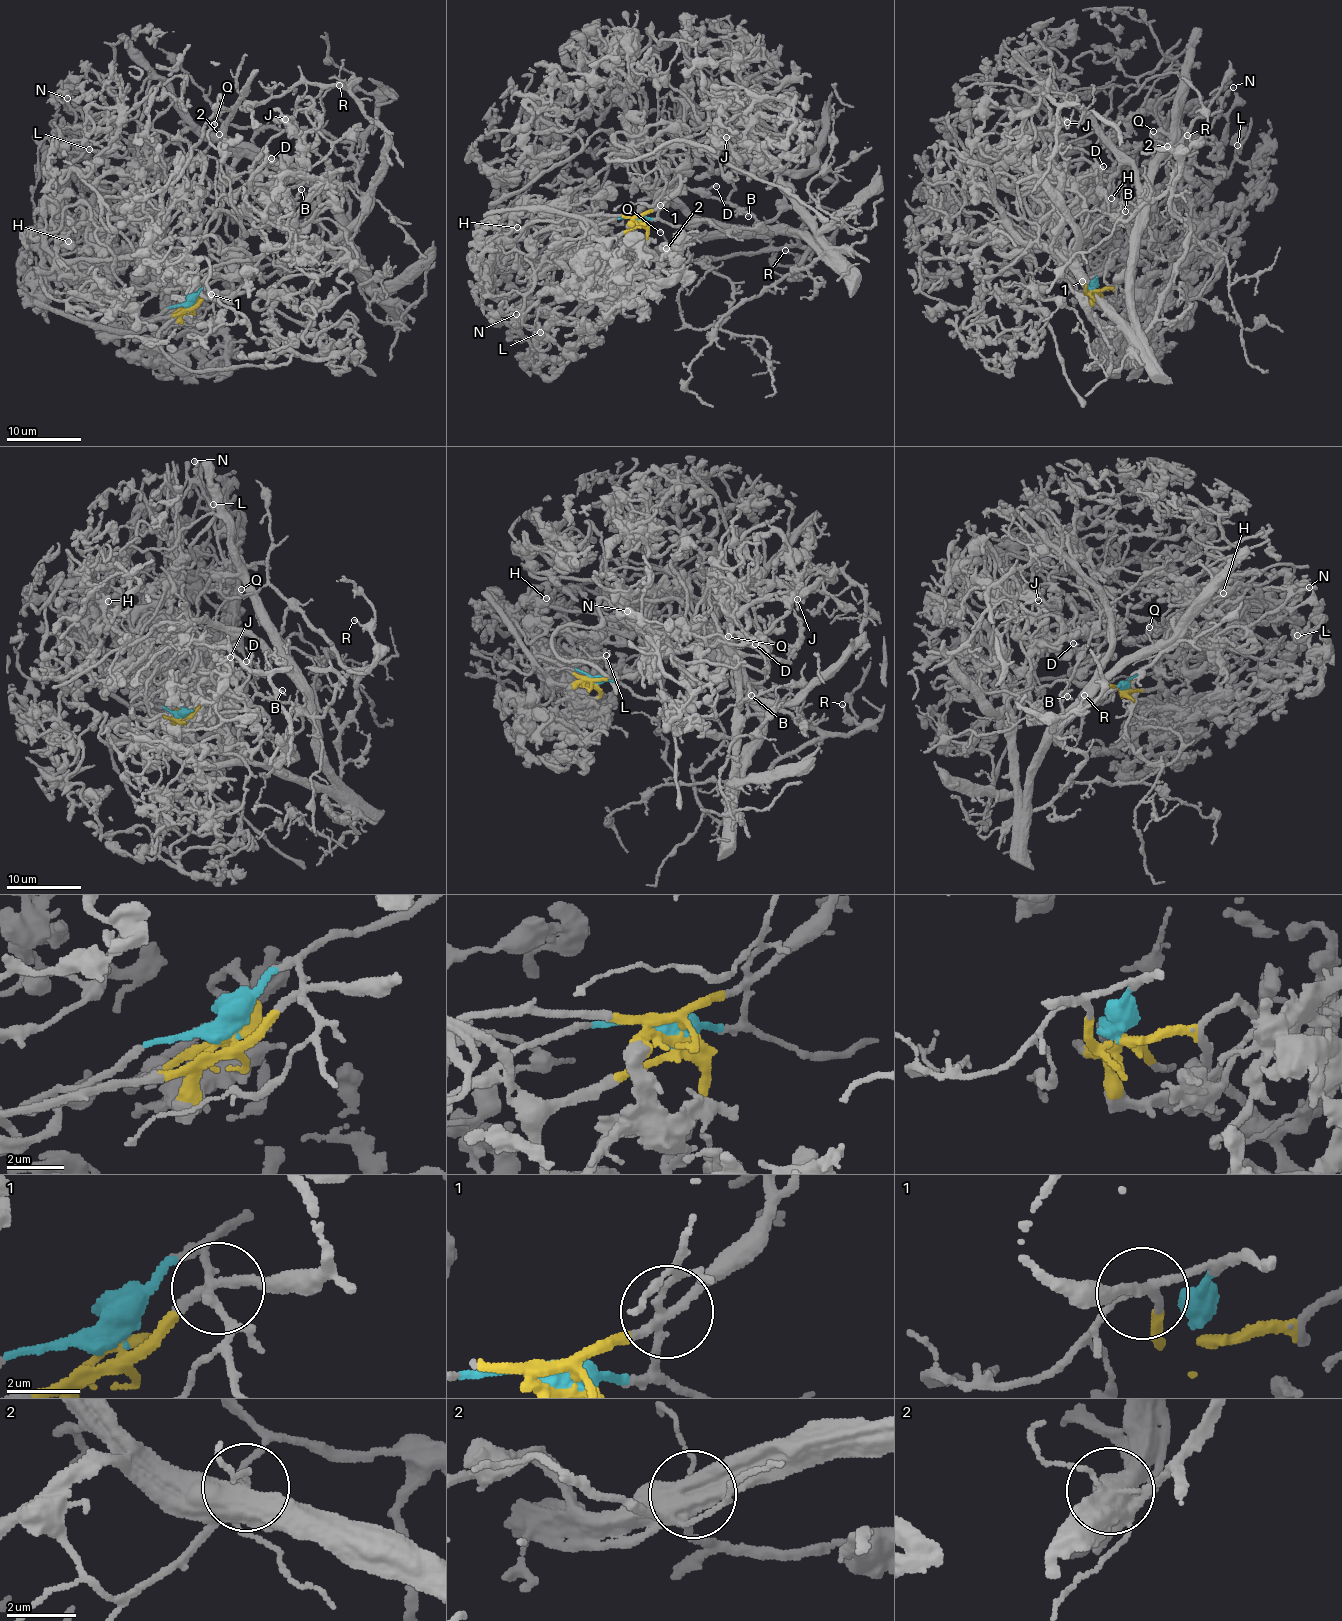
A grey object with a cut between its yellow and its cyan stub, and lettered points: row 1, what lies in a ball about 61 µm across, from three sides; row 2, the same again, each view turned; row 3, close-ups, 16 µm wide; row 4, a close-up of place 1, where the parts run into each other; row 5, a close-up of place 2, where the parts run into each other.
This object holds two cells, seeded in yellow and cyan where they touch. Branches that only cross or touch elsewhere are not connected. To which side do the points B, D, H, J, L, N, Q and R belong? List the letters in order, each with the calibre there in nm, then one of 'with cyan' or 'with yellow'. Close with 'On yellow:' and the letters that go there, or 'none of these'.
B: 200 nm | with cyan
D: 130 nm | with cyan
H: 240 nm | with yellow
J: 440 nm | with yellow
L: 190 nm | with yellow
N: 100 nm | with yellow
Q: 130 nm | with cyan
R: 160 nm | with cyan
On yellow: H, J, L, N

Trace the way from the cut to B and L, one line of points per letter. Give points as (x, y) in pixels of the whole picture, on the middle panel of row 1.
B: (639, 221), (653, 218), (686, 226), (707, 219), (729, 230), (759, 226), (771, 235), (742, 211), (749, 215)
L: (639, 221), (604, 245), (595, 276), (547, 291), (525, 314), (564, 355), (532, 362), (522, 335), (540, 332)

